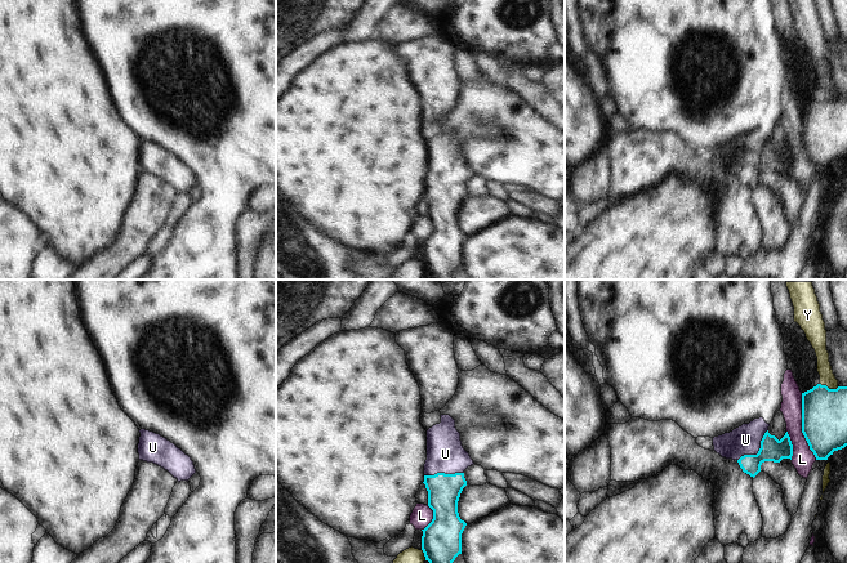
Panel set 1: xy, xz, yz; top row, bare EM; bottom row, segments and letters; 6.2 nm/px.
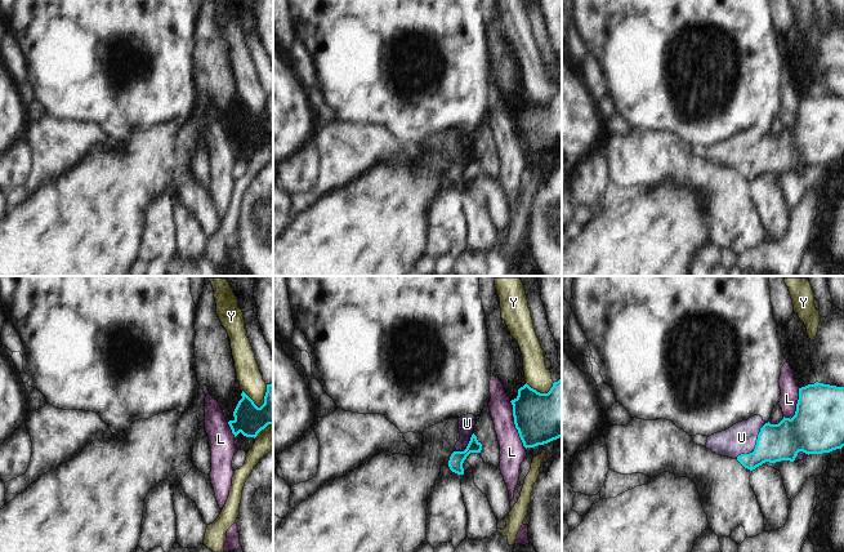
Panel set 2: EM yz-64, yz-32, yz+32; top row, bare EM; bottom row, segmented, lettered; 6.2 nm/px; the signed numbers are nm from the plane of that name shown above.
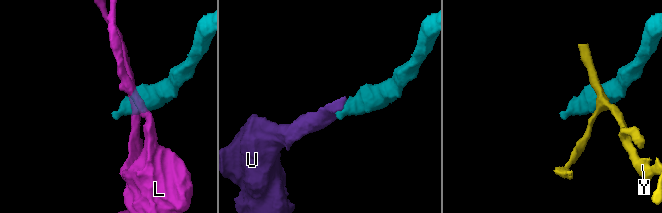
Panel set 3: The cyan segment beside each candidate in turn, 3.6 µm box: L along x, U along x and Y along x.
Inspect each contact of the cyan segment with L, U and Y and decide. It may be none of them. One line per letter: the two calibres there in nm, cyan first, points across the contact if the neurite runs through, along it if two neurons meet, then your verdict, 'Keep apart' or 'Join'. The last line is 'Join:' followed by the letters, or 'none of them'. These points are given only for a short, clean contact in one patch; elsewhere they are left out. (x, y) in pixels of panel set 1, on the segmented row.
L: Thickness 280 nm (cyan) against 140 nm. Boundary: yz (801, 393), (801, 432), (816, 459). Keep apart
U: Thickness 140 nm (cyan) against 190 nm. Path across: yz (771, 448), (758, 451), (745, 439). Join
Y: Thickness 280 nm (cyan) against 100 nm. Boundary: yz (820, 383), (829, 388), (838, 387). Keep apart
Join: U

